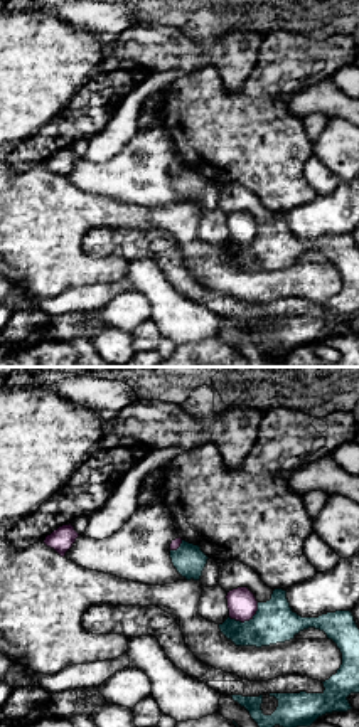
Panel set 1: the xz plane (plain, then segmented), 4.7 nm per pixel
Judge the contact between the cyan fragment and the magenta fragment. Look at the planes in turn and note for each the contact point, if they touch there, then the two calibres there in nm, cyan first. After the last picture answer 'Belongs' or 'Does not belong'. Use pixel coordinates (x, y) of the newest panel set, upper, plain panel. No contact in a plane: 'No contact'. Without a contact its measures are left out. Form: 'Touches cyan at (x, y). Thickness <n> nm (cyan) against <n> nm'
Touches cyan at (246, 244). Thickness 200 nm (cyan) against 140 nm

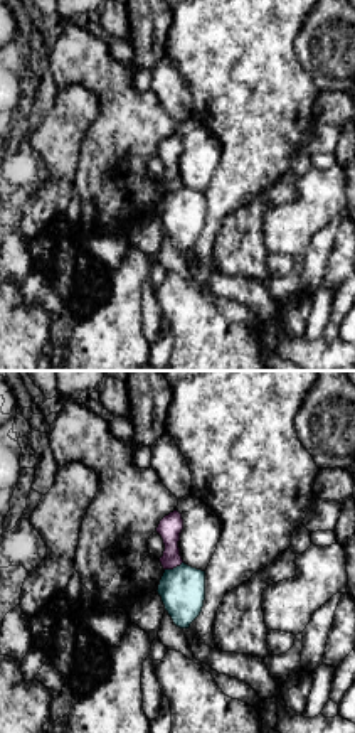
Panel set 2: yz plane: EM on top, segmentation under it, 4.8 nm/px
Touches cyan at (174, 191). Thickness 220 nm (cyan) against 110 nm

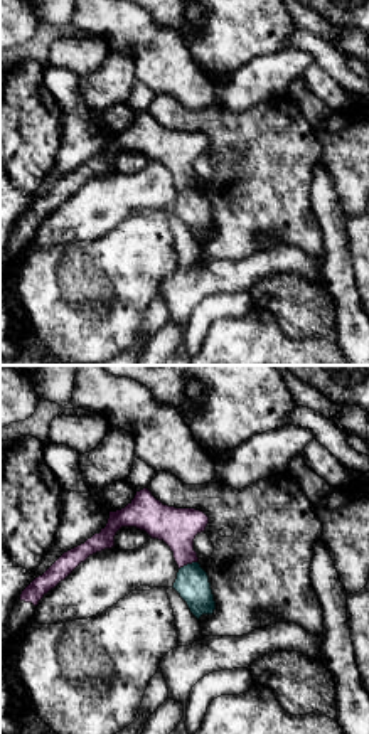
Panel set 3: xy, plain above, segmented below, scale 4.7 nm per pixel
Touches cyan at (187, 187). Thickness 160 nm (cyan) against 190 nm

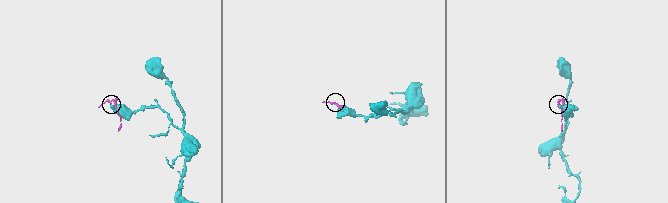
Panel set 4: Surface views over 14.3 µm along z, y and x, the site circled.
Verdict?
Does not belong

